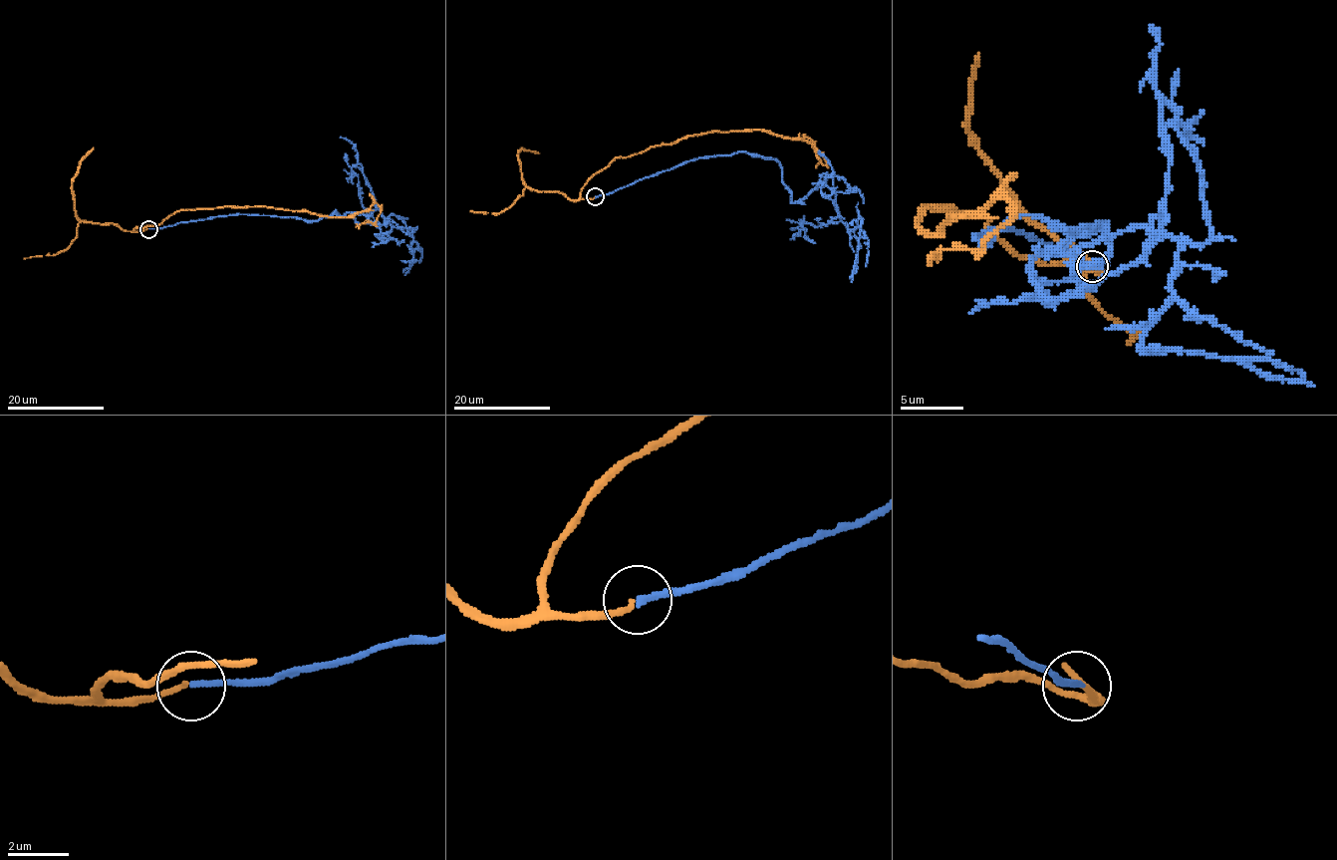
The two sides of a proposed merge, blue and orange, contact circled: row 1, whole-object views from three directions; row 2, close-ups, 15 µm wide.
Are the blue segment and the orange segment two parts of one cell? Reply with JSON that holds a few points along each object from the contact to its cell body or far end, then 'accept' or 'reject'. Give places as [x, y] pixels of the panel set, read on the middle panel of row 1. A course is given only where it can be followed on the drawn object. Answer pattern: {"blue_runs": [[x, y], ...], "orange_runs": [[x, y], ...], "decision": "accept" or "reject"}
{"blue_runs": [[595, 197], [747, 152], [779, 163], [793, 202], [826, 173], [837, 215], [798, 227], [815, 242]], "orange_runs": [[594, 197], [583, 199], [582, 188], [619, 156], [714, 132], [760, 131], [801, 138], [826, 165], [802, 135]], "decision": "accept"}

